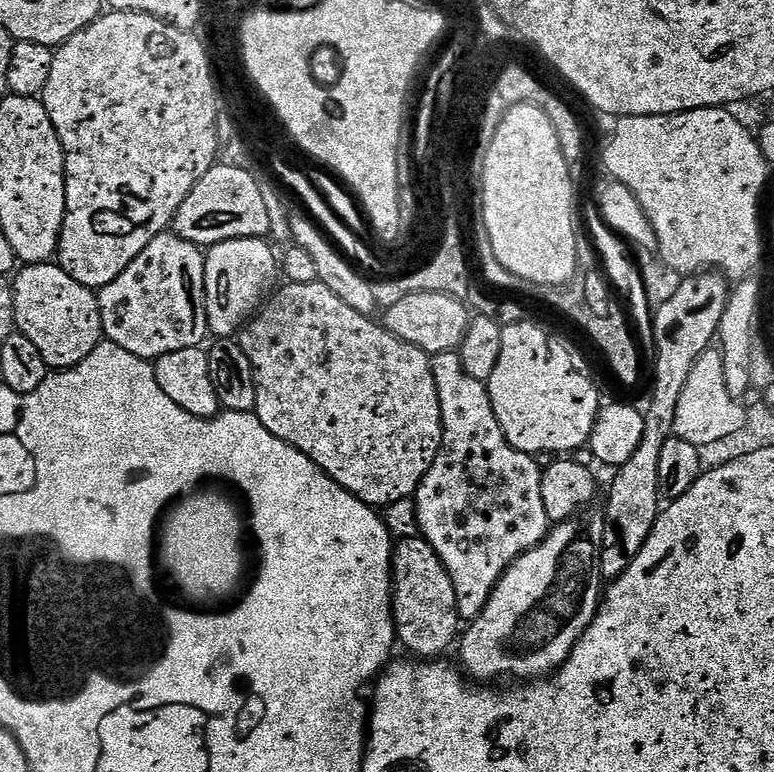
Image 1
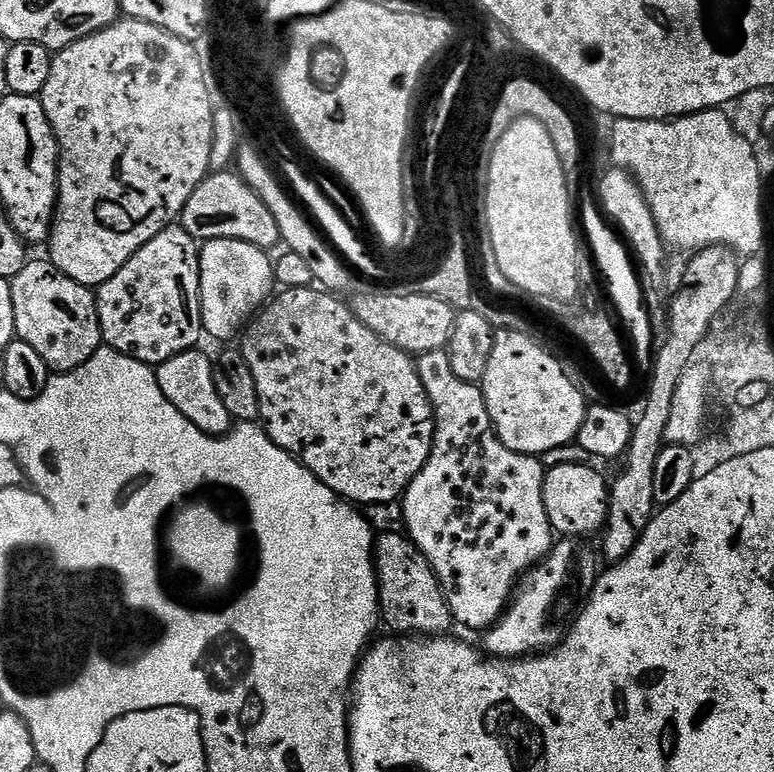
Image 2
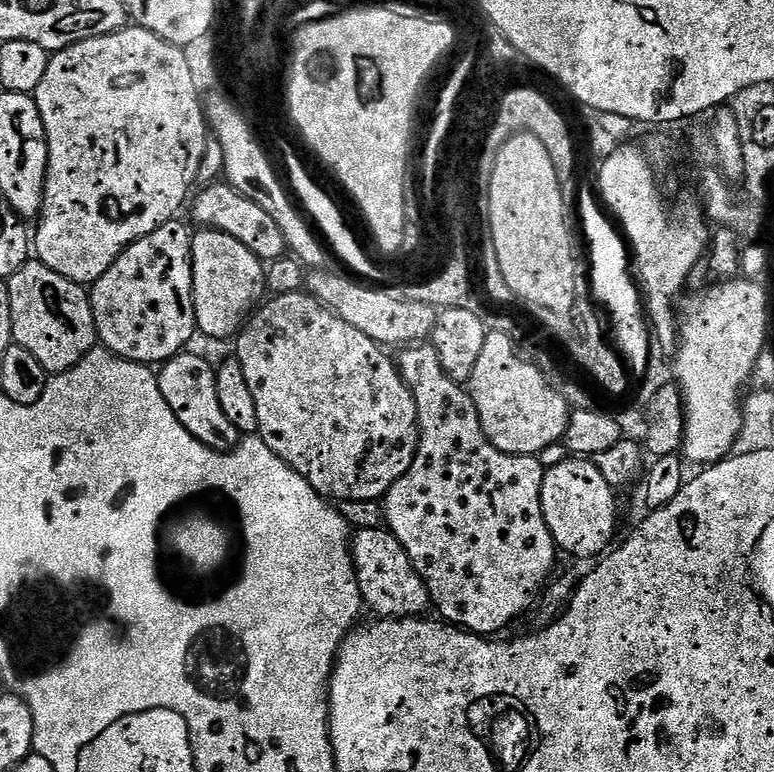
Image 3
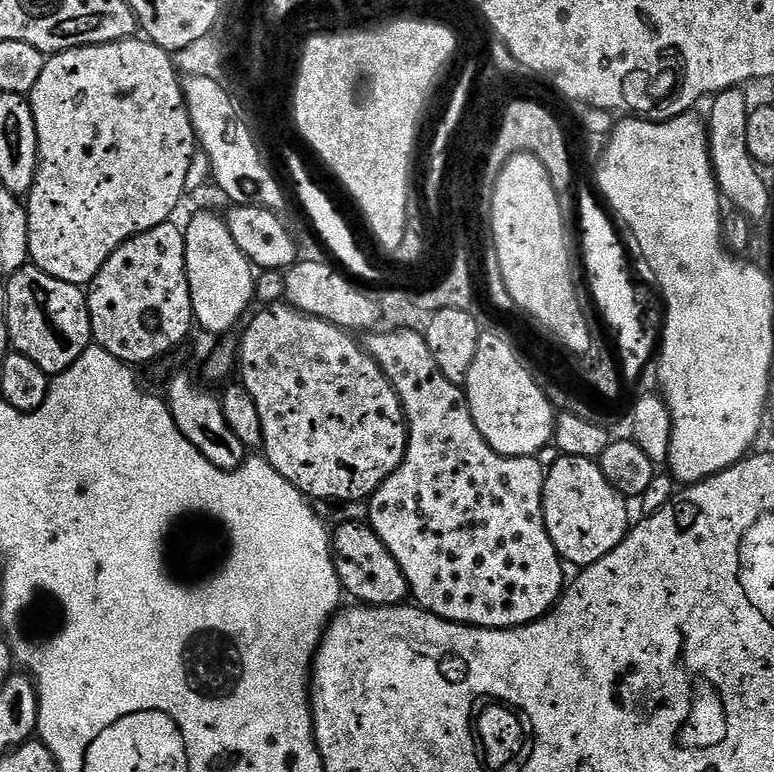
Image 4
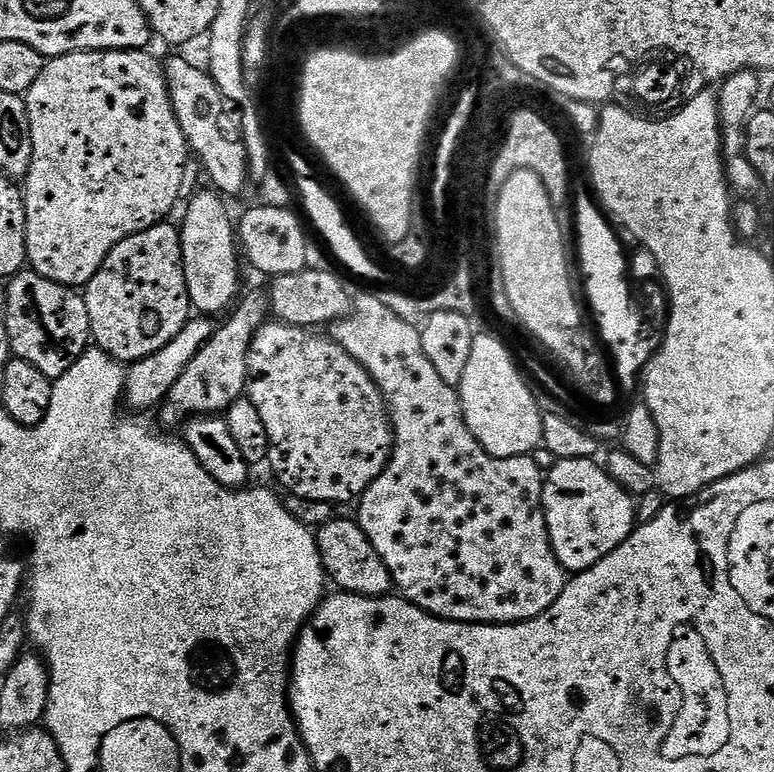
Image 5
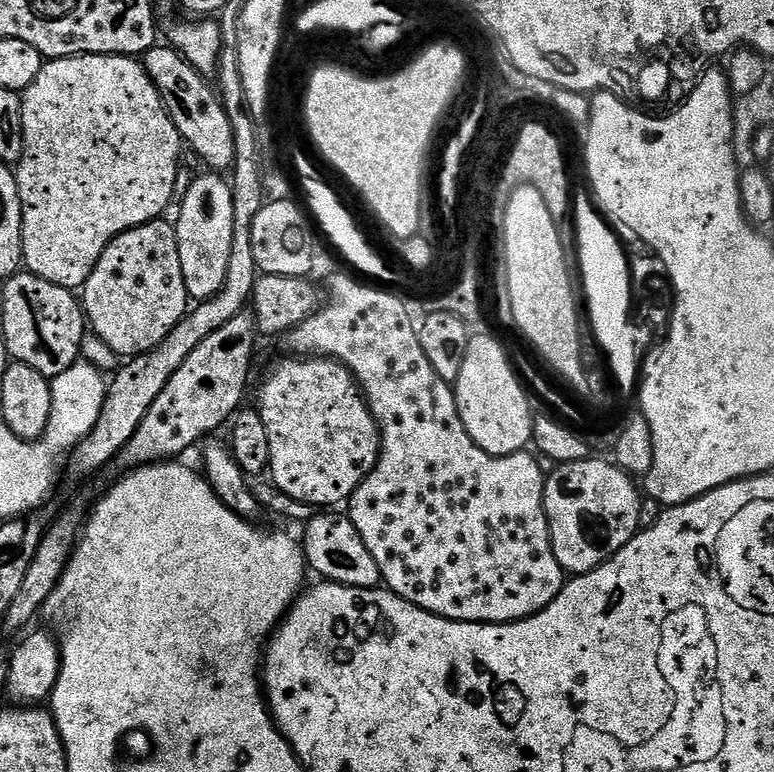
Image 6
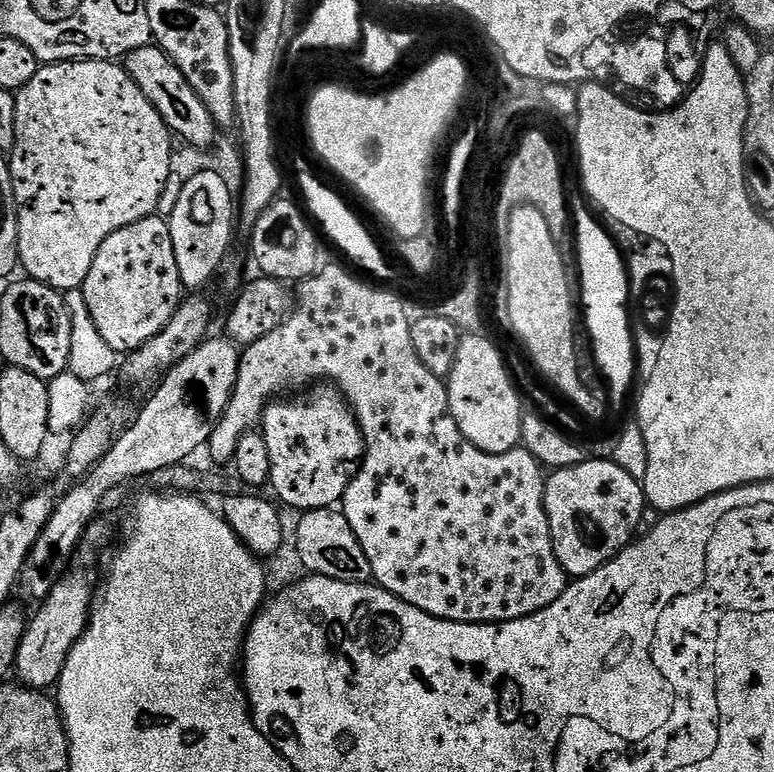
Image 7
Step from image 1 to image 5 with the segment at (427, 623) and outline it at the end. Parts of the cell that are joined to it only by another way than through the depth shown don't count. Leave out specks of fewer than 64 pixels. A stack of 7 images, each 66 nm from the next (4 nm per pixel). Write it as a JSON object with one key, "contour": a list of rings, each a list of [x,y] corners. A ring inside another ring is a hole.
{"contour":[[[328,520],[315,533],[316,545],[324,563],[324,571],[336,583],[337,589],[353,592],[359,596],[387,596],[394,585],[386,562],[378,558],[378,550],[370,546],[370,538],[360,529],[359,523],[352,520]]]}

